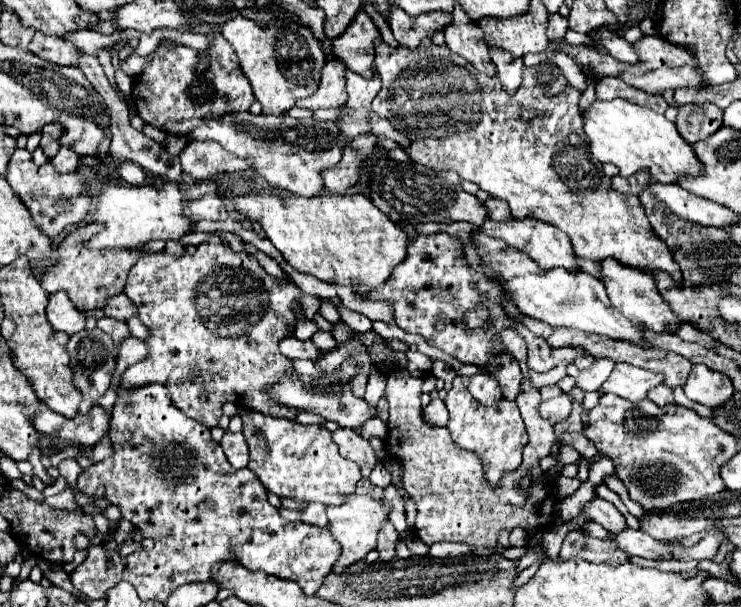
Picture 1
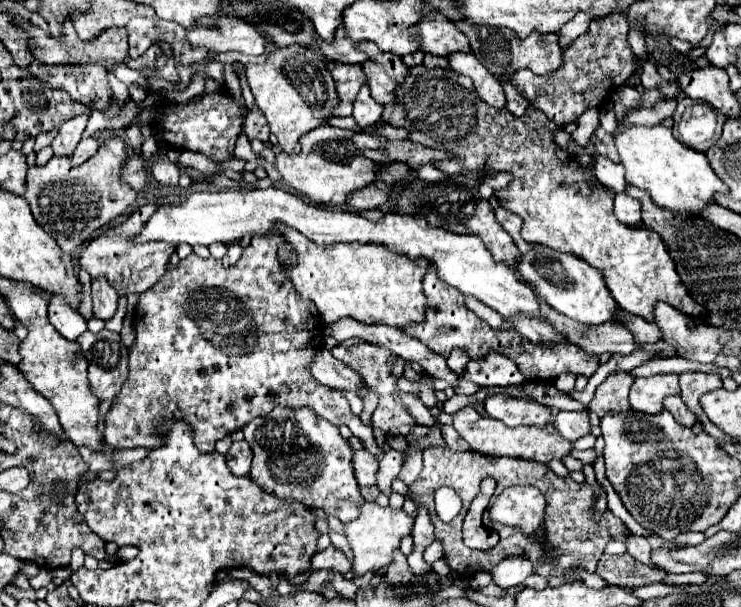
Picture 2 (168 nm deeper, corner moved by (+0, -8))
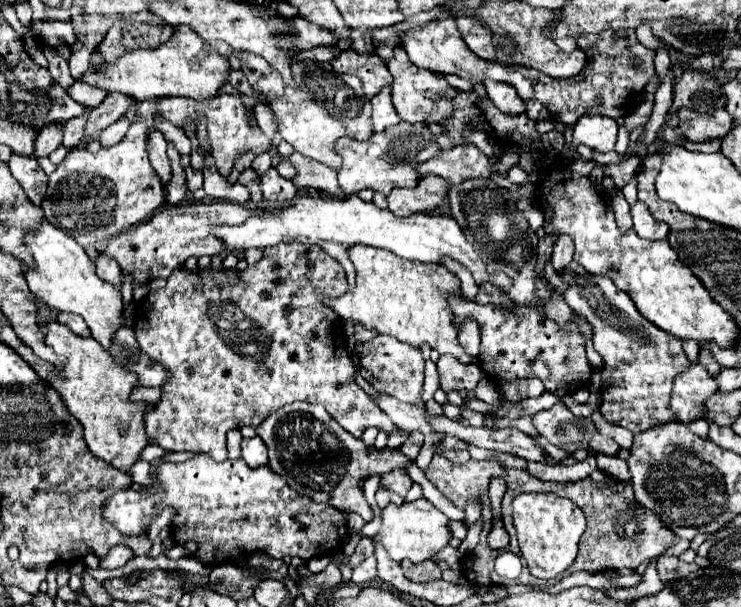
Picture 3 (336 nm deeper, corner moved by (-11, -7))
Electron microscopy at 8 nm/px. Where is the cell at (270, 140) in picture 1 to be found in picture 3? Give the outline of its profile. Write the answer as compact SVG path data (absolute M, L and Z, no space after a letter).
M401 121L383 133L373 133L367 141L341 137L335 141L335 153L343 159L343 165L337 169L339 187L347 197L357 195L363 189L389 195L389 191L395 187L415 187L415 179L419 179L415 163L427 161L439 151L441 149L433 141L433 133L425 123Z

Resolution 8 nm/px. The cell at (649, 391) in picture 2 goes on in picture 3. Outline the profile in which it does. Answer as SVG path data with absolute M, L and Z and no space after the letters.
M691 363L683 373L679 373L673 381L673 393L669 409L675 419L683 419L691 423L699 417L699 407L703 407L703 399L715 393L715 379L707 373L703 365Z

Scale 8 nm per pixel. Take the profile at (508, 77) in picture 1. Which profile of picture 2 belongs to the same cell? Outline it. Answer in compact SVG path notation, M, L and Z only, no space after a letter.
M504 82L502 88L504 88L504 92L506 92L506 100L508 100L506 108L508 108L514 116L522 116L522 114L526 112L526 108L530 106L528 100L524 100L522 94L520 94L512 84L508 84L508 82Z

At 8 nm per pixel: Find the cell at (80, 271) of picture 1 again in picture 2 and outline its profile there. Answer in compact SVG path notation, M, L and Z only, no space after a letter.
M156 204L142 206L134 214L130 214L126 222L106 230L98 238L90 240L90 244L82 250L80 268L88 270L92 278L106 276L108 282L116 288L116 292L120 296L126 296L130 292L140 294L140 292L148 290L152 284L156 284L156 280L160 280L160 276L164 276L164 268L168 266L168 260L176 252L178 246L176 244L128 244L128 236L136 236L136 232L142 228L144 220L148 220L148 216L152 216L152 212L156 212Z

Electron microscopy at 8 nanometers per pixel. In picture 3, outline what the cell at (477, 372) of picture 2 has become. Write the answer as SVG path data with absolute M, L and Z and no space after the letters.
M441 355L437 361L437 371L441 377L441 389L447 391L461 391L461 389L475 389L477 383L483 379L481 367L477 363L463 365L453 355Z

